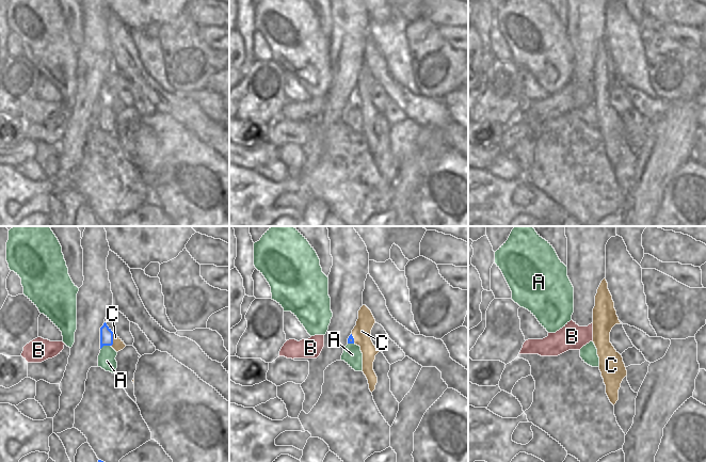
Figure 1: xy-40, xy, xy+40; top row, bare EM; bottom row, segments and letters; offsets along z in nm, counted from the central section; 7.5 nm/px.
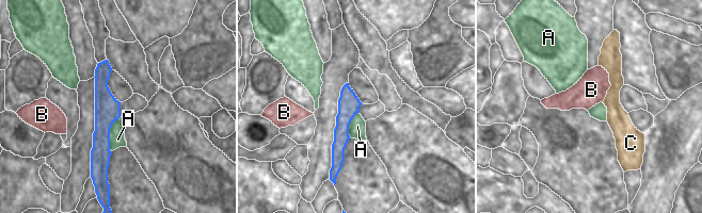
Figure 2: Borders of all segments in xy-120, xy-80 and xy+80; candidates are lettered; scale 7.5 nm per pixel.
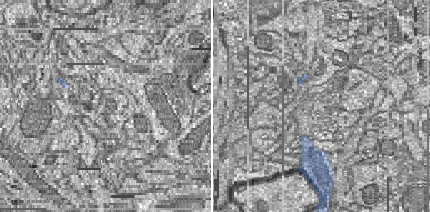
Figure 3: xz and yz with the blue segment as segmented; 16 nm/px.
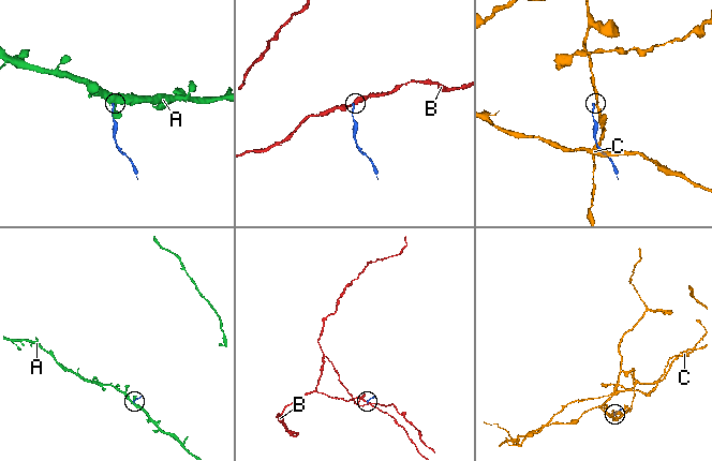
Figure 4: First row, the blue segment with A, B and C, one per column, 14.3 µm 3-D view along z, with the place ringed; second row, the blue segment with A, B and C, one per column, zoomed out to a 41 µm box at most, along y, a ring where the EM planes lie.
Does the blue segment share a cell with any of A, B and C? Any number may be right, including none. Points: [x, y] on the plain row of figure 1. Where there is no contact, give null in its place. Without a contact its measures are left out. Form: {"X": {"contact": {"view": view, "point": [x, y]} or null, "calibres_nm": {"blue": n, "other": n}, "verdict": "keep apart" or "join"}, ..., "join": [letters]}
{"A": {"contact": {"view": "xy-40", "point": [105, 106]}, "calibres_nm": {"blue": 100, "other": 130}, "verdict": "keep apart"}, "B": {"contact": null, "verdict": "keep apart"}, "C": {"contact": {"view": "xy-40", "point": [112, 100]}, "calibres_nm": {"blue": 100, "other": 80}, "verdict": "keep apart"}, "join": []}

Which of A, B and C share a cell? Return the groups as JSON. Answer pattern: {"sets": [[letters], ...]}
{"sets": [["A"], ["B"], ["C"]]}

